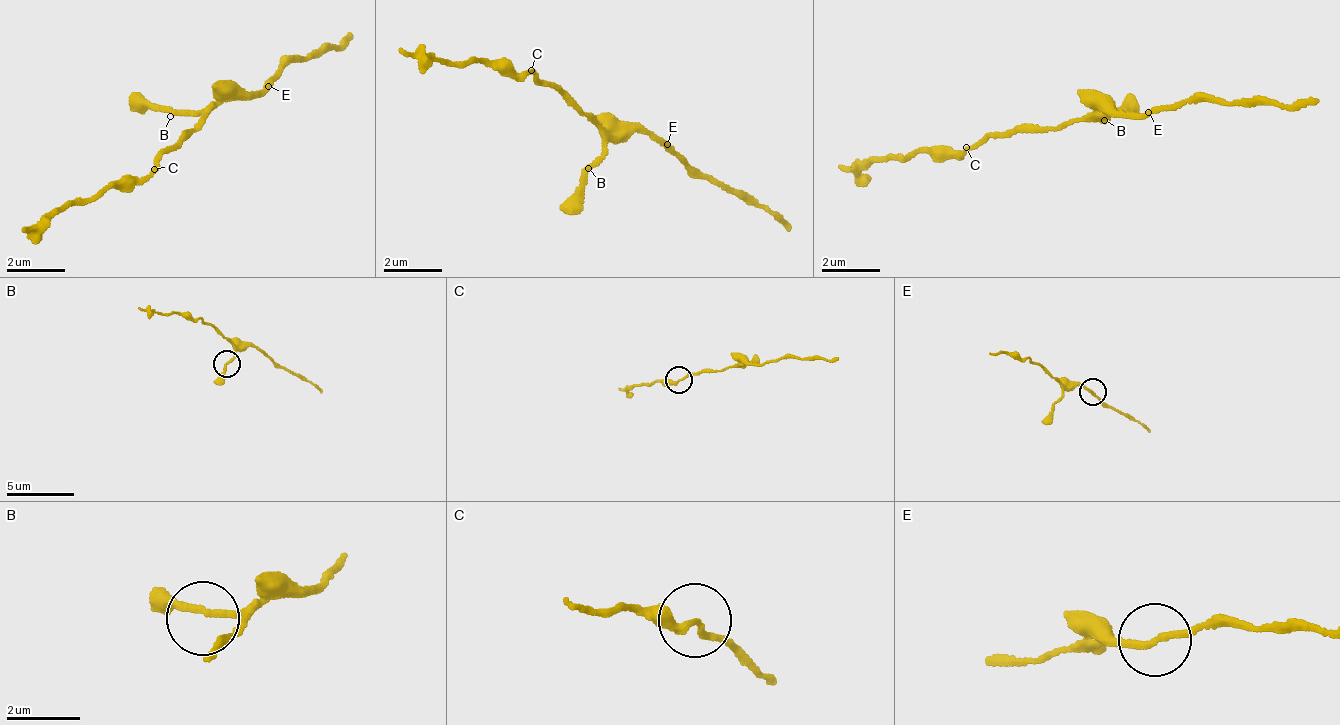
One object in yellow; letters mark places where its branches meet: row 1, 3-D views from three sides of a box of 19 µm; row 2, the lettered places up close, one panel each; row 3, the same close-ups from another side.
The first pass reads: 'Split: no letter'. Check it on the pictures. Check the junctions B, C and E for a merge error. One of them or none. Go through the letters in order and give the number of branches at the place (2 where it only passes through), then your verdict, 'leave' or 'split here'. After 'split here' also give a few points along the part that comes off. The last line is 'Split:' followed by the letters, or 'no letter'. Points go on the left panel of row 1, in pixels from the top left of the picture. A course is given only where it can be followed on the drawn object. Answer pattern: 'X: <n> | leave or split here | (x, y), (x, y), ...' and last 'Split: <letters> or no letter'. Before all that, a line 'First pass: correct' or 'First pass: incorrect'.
First pass: correct
B: 2 | leave
C: 2 | leave
E: 2 | leave
Split: no letter

